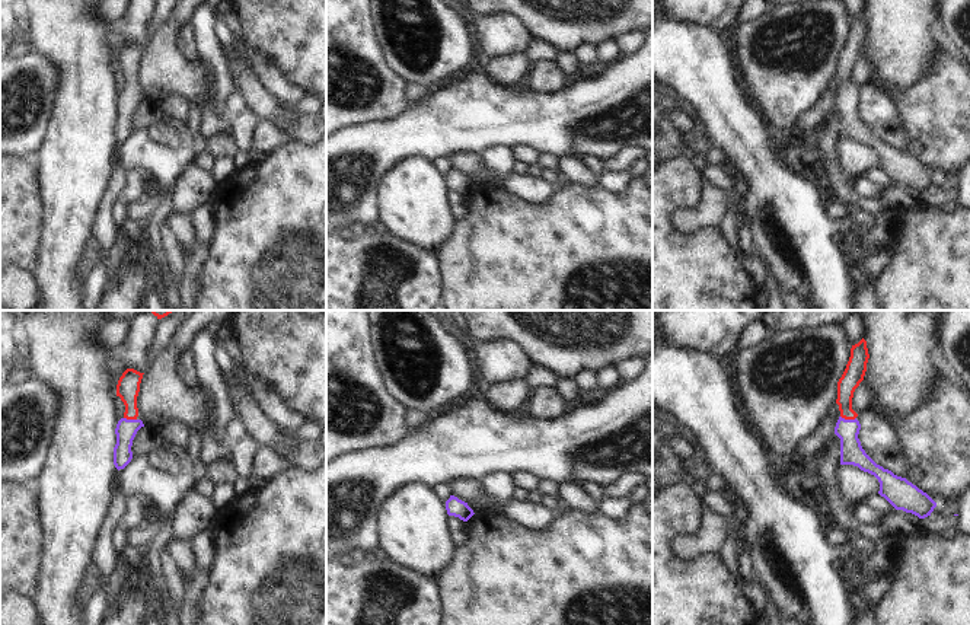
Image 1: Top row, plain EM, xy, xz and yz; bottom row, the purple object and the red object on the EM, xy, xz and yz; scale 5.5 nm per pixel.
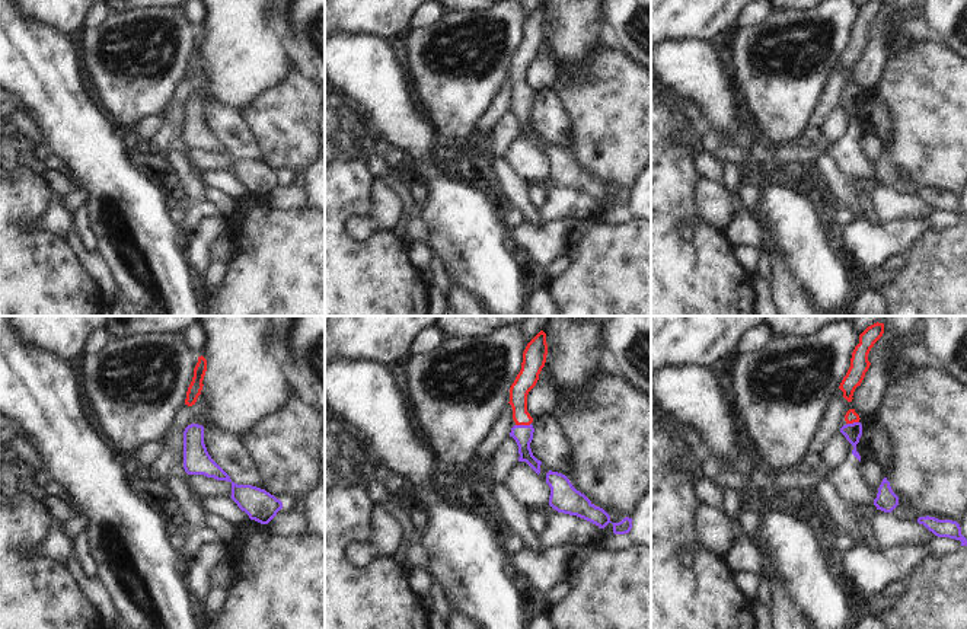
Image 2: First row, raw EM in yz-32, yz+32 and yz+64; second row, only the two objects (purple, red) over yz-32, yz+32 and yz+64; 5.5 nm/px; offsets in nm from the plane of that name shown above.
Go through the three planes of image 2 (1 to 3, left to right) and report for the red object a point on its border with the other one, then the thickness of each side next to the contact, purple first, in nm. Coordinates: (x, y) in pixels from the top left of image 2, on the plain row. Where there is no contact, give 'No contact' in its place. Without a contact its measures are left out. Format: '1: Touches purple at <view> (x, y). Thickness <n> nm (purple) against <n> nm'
1: No contact
2: Touches purple at yz+32 (523, 99). Thickness 110 nm (purple) against 110 nm
3: Touches purple at yz+64 (854, 96). Thickness 100 nm (purple) against 70 nm.

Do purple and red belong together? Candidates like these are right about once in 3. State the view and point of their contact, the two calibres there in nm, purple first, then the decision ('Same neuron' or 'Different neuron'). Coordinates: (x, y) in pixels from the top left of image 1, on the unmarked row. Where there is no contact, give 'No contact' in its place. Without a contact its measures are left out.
Touches purple at yz (848, 93). Thickness 130 nm (purple) against 110 nm. Same neuron.

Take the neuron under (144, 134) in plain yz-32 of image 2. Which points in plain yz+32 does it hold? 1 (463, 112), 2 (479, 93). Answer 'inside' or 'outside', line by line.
1: outside
2: outside

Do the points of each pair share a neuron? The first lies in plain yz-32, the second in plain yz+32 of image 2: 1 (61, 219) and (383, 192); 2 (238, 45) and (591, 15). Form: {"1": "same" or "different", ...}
{"1": "same", "2": "same"}

